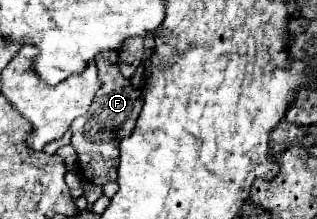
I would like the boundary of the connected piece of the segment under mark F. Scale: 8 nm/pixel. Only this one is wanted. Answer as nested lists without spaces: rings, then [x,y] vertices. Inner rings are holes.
[[[120,69],[98,71],[98,79],[102,87],[98,89],[88,113],[84,117],[78,117],[70,127],[72,131],[70,145],[78,153],[78,167],[82,177],[94,185],[106,185],[110,181],[116,181],[118,177],[118,145],[120,139],[132,133],[132,125],[140,115],[142,103],[140,89],[134,89],[130,81],[122,81],[126,77],[120,73]]]

